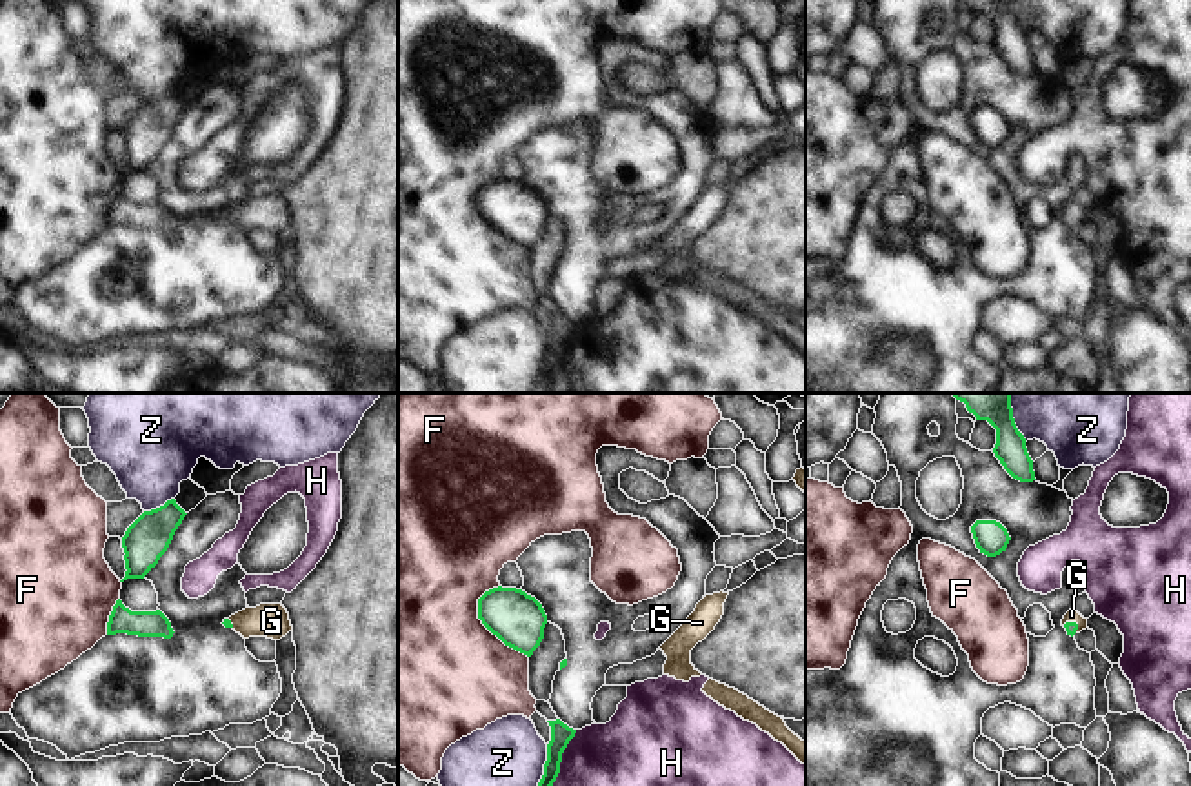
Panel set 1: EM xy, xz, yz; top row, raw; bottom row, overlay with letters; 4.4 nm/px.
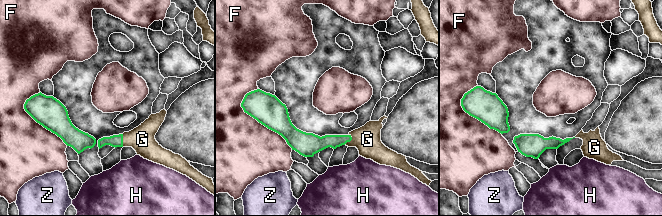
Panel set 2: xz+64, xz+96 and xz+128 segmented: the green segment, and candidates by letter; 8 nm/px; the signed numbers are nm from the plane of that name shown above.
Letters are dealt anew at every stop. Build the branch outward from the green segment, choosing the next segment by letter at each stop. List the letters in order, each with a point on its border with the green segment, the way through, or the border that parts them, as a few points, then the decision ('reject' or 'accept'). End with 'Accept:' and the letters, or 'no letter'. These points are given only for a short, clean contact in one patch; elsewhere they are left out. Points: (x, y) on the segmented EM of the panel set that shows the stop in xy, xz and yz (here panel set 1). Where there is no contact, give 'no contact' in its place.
F: contact xz (490, 630); reject
G: contact yz (1071, 623); way yz (1071, 628), (1071, 623), (1071, 615); accept
H: contact xz (560, 757); reject
Z: contact xz (544, 765); reject
Accept: G

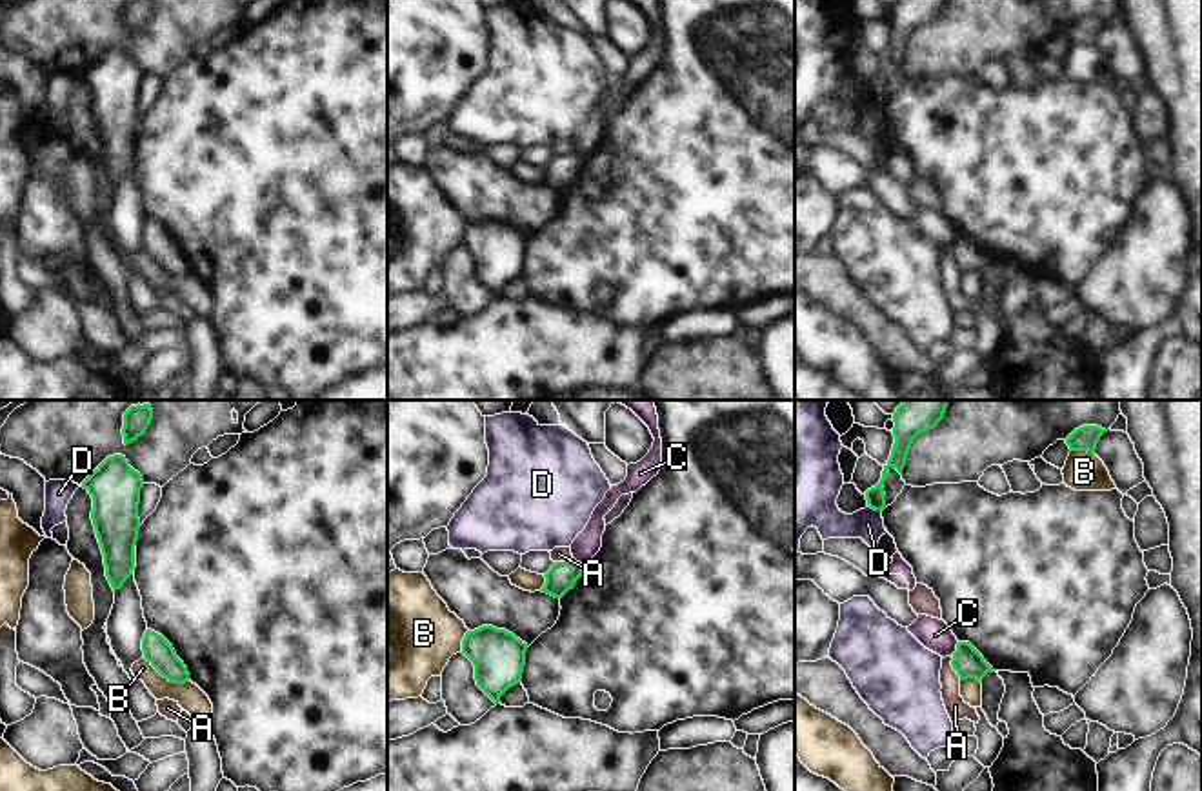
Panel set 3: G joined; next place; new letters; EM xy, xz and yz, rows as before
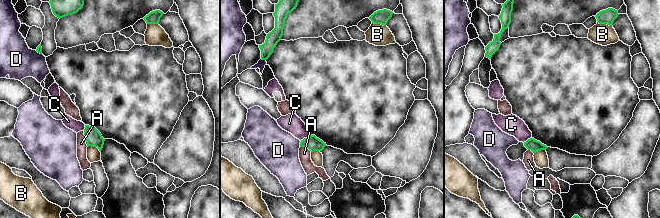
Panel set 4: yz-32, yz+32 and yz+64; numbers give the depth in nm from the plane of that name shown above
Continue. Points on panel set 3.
A: contact yz (953, 668); border yz (951, 657), (951, 668), (961, 679); reject
B: contact xy (168, 679); reject
C: contact yz (957, 650); border yz (959, 642), (951, 655); reject
D: contact yz (875, 510); reject
Accept: no letter

